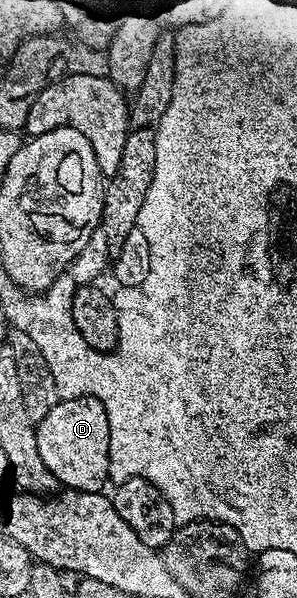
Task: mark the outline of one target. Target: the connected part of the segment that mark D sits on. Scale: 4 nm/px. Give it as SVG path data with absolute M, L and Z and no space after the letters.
M98 398L59 400L41 422L36 423L39 454L62 487L100 494L109 476L109 437L107 408Z

